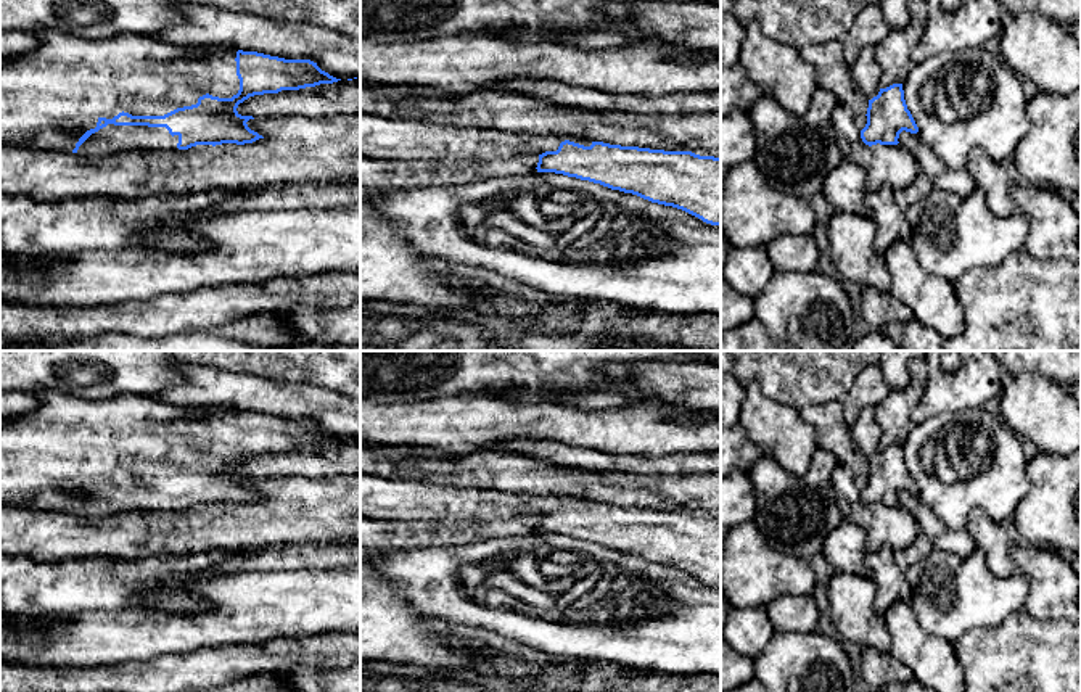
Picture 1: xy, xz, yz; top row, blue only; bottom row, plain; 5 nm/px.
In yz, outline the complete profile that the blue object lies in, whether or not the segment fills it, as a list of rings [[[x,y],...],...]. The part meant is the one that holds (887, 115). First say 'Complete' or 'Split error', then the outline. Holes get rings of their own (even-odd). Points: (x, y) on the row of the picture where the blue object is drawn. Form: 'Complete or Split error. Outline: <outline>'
Split error. Outline: [[[873,47],[861,50],[851,64],[851,76],[856,85],[869,100],[867,124],[861,130],[865,145],[898,145],[902,130],[917,134],[919,127],[907,109],[902,84],[893,84],[886,89],[880,85],[882,69],[875,60]]]

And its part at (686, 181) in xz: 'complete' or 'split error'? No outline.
split error

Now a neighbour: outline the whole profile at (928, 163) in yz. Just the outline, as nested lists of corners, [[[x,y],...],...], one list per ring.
[[[902,130],[898,142],[914,156],[919,169],[931,180],[936,190],[965,198],[976,188],[967,169],[949,169],[917,134]]]

